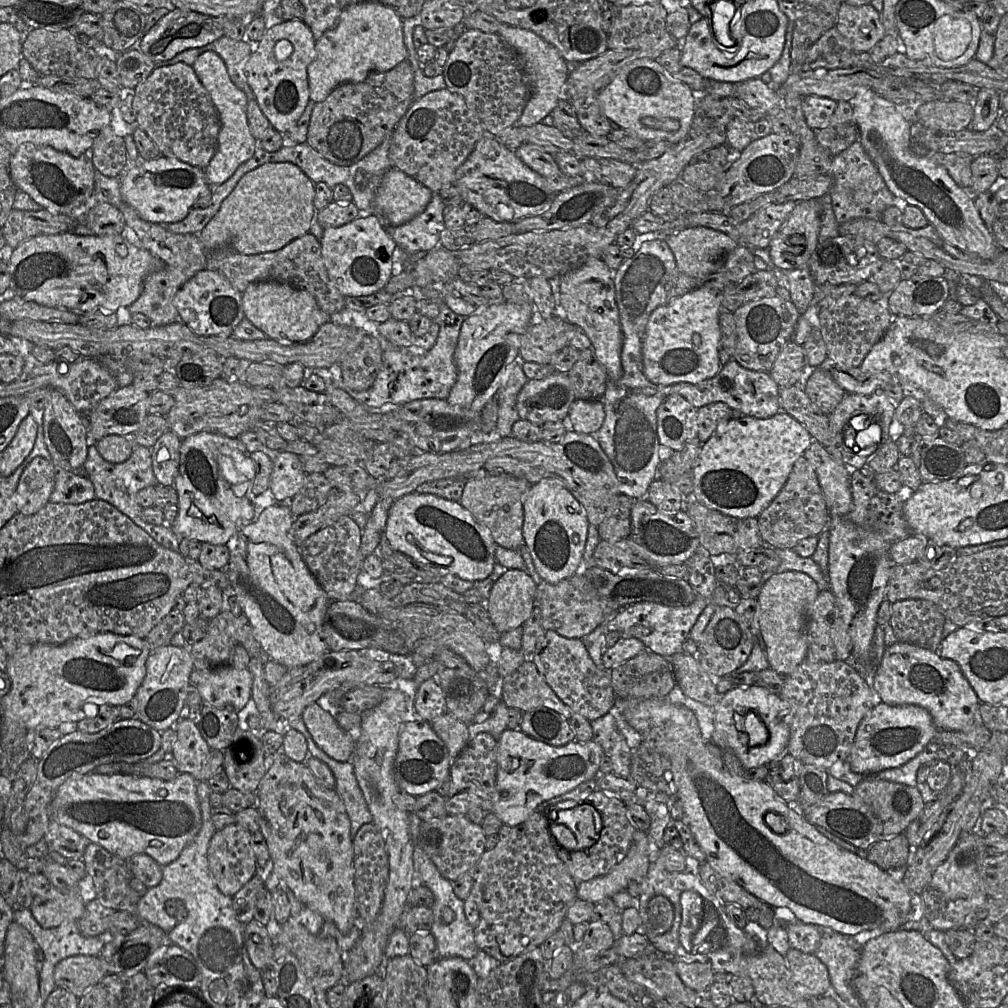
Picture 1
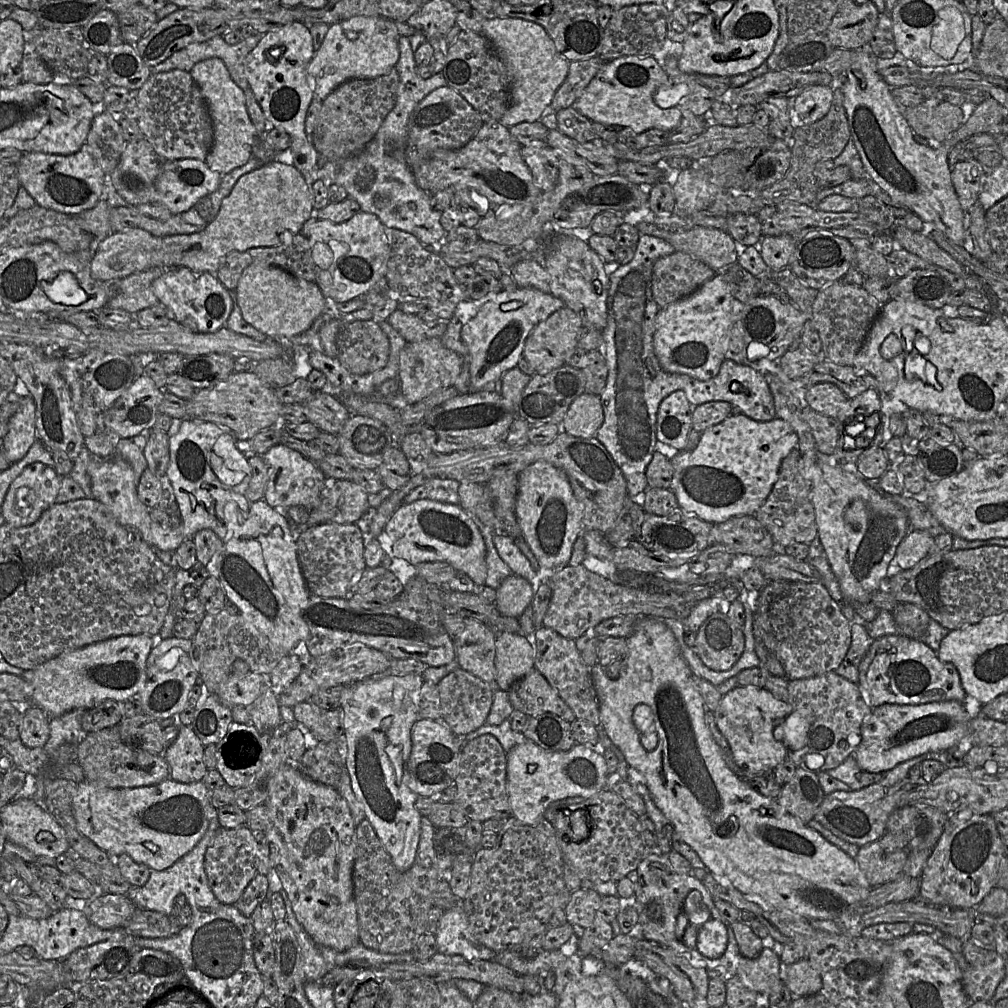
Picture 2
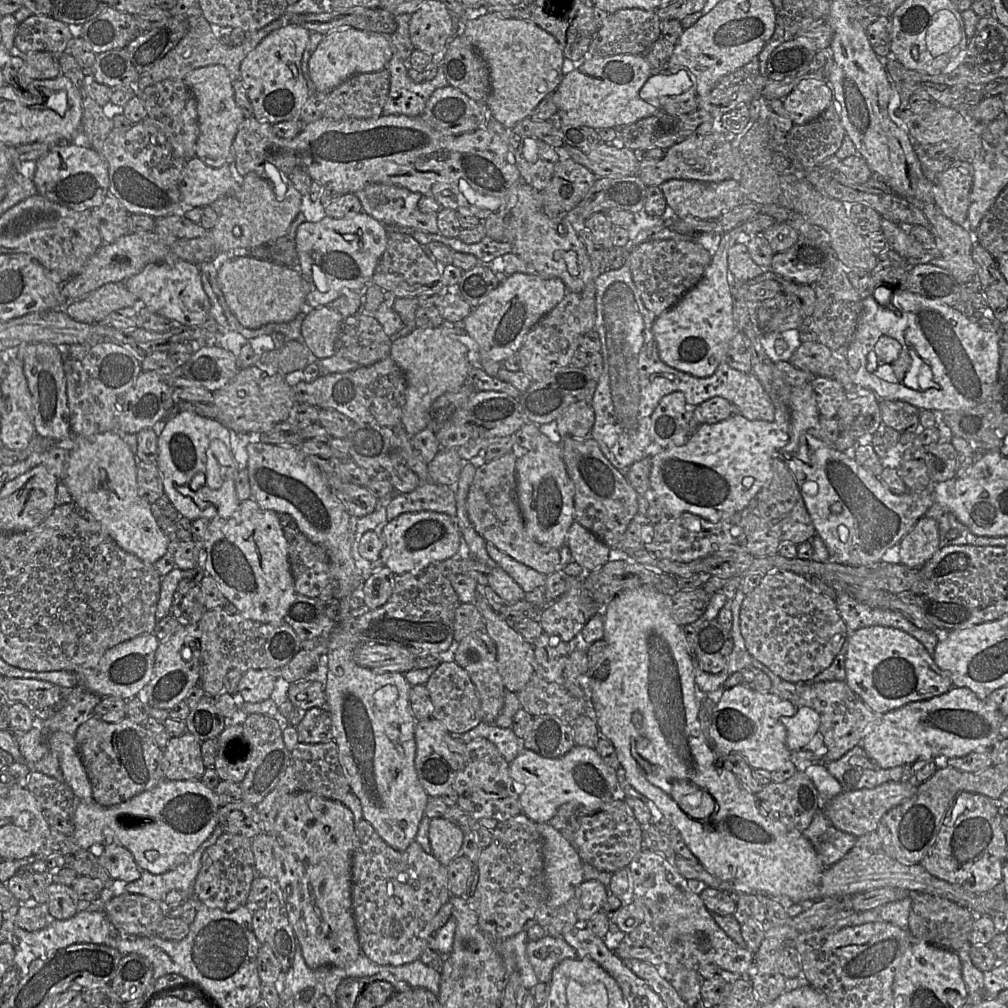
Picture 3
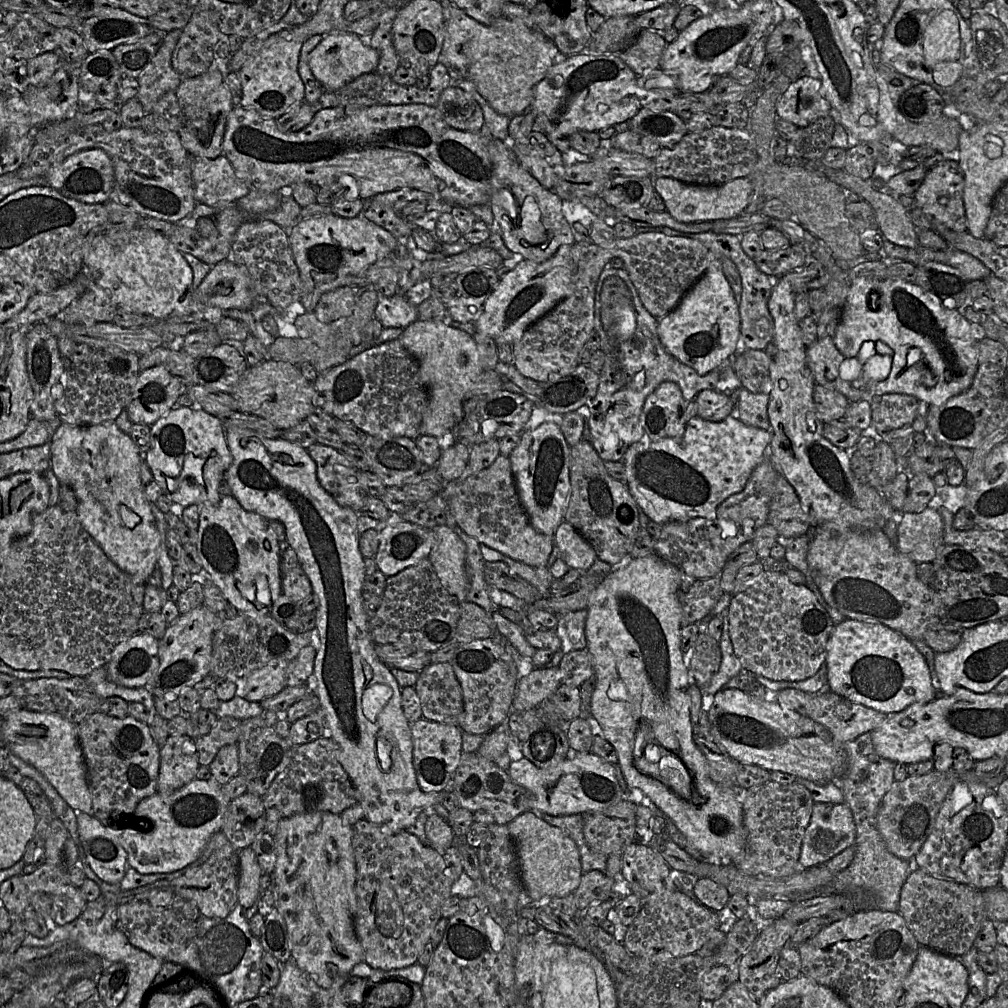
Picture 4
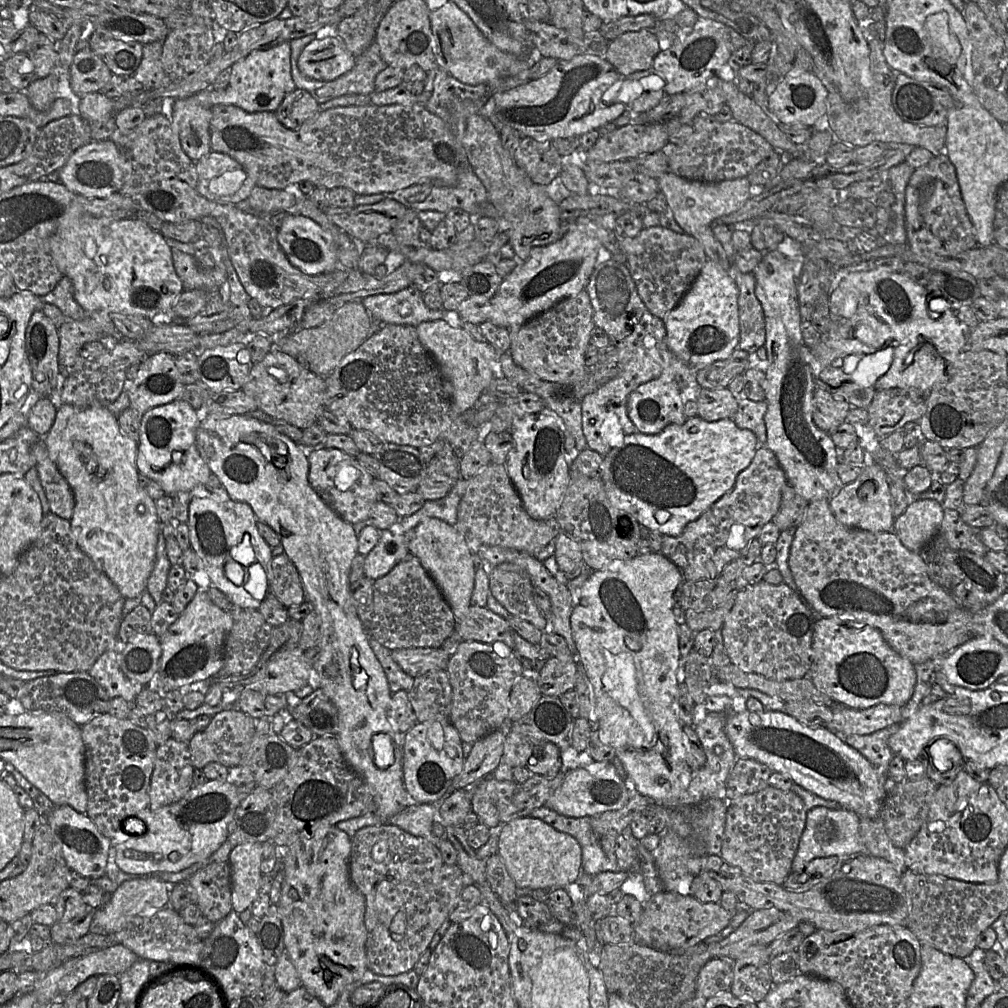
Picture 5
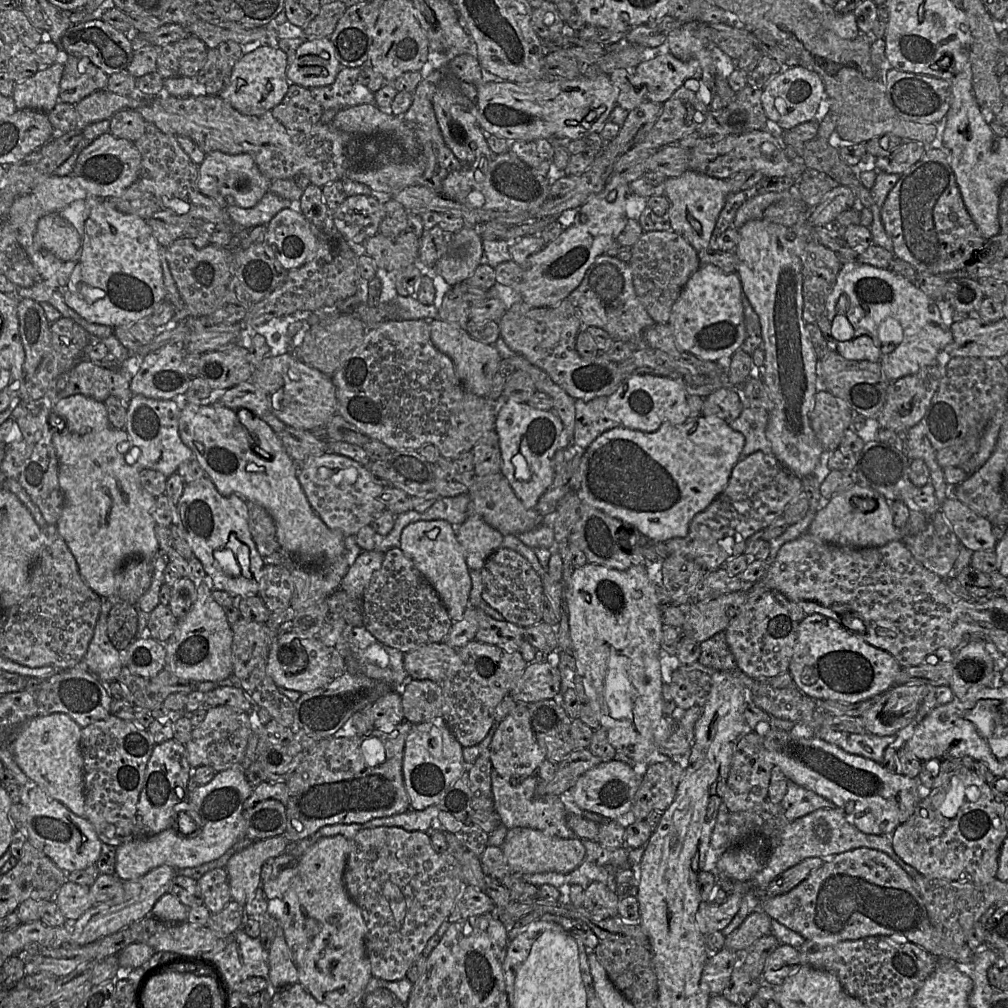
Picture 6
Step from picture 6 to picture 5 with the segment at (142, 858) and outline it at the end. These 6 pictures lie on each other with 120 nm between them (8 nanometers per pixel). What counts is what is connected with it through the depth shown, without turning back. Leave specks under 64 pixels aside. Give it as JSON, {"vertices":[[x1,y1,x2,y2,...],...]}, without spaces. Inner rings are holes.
{"vertices":[[207,780,202,785,192,786,187,794,175,803,154,810,147,807,139,811,133,817,142,820,145,832,136,836,131,836,123,830,117,832,115,845,117,866,125,873,145,876,179,872,208,858,227,840,229,824,242,797,231,781]]}

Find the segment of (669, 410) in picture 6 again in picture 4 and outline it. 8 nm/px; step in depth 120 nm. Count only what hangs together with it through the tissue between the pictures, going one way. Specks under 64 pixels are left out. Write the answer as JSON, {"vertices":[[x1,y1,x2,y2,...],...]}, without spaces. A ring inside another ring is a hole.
{"vertices":[[675,382,661,383,645,399,640,423,652,441,680,437,687,425,687,406,680,387]]}

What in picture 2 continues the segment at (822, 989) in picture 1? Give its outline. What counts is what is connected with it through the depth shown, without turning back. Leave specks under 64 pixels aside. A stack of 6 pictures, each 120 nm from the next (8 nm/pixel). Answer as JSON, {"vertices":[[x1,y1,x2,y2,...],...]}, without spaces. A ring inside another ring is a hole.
{"vertices":[[803,958,793,964,783,966,780,979,794,997,807,997,820,993,822,978,810,962]]}

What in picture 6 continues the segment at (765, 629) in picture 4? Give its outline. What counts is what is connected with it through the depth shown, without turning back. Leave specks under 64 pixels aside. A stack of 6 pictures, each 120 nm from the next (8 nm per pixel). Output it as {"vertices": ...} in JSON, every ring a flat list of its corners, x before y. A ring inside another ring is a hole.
{"vertices":[[766,592,746,603,724,630,737,668,754,679,767,679,789,672,799,623,776,600,774,592]]}

